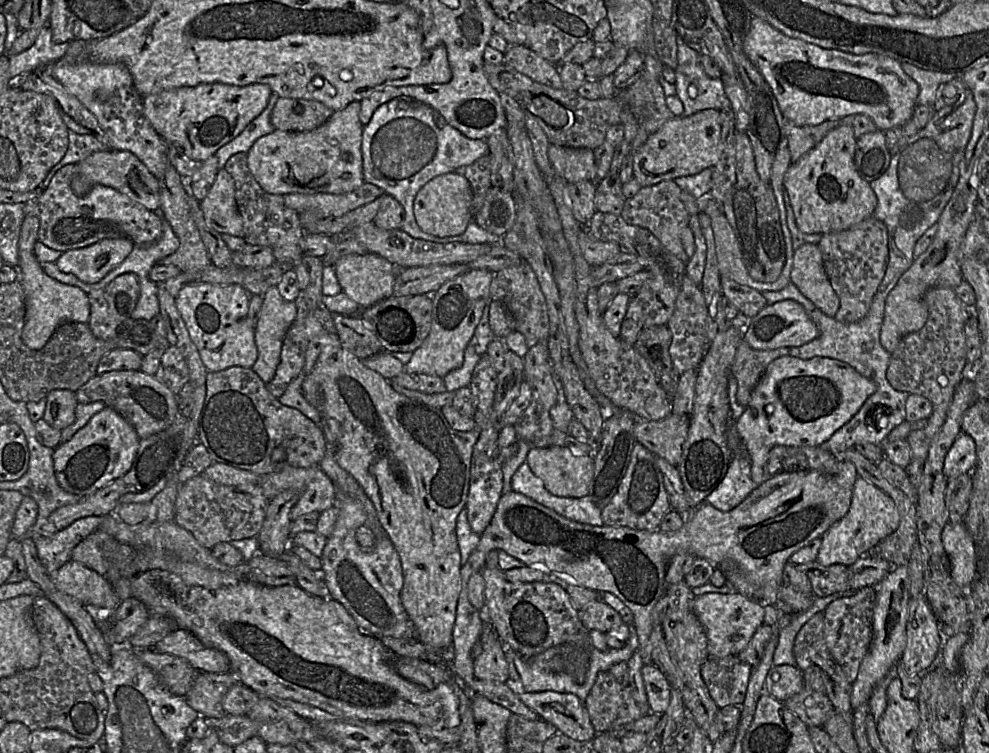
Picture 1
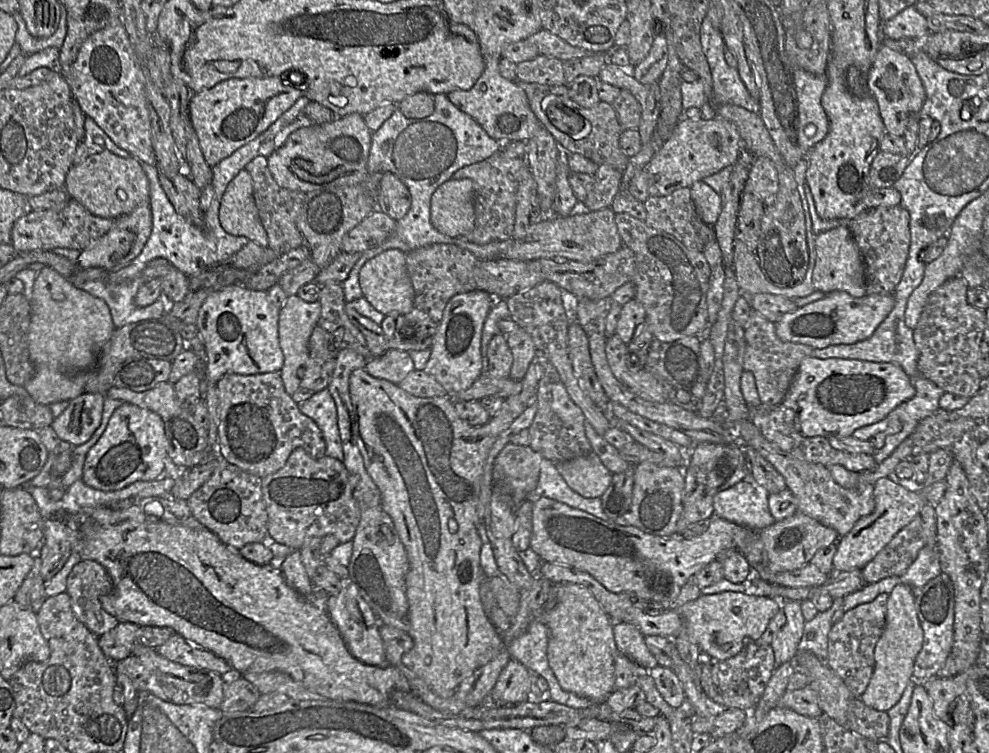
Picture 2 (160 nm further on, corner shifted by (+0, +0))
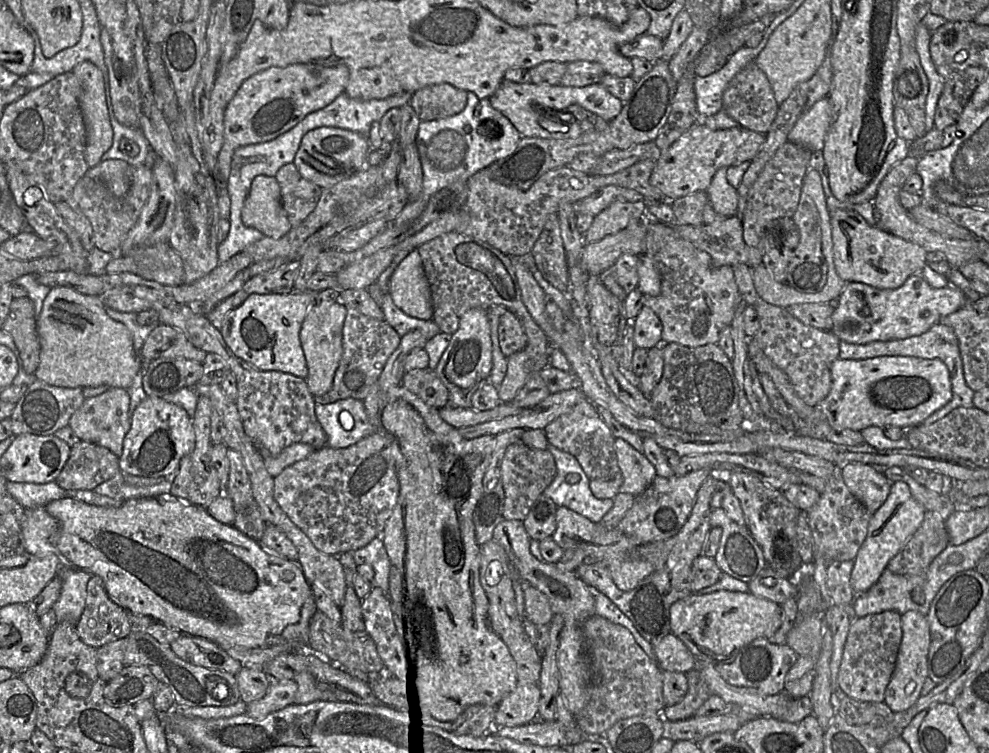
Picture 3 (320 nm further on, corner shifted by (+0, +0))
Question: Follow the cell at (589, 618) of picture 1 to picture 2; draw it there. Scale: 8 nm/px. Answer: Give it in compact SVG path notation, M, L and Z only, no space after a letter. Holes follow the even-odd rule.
M723 592L701 595L677 609L668 609L657 615L637 612L624 619L611 619L612 624L630 623L644 636L675 638L684 630L688 640L696 645L710 662L718 662L736 656L748 644L755 642L766 630L770 620L780 609L780 601L746 593Z

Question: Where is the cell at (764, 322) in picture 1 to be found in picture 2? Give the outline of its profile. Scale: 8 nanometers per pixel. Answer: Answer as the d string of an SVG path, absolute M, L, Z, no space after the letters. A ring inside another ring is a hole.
M834 291L823 299L784 314L775 322L776 334L782 341L801 343L814 349L830 345L852 344L869 338L894 305L893 293L856 298L844 291Z

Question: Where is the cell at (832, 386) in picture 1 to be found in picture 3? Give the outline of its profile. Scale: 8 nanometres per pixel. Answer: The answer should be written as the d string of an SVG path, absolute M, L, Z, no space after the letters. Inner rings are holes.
M881 356L865 360L852 360L852 359L837 359L831 365L831 390L829 394L824 398L824 400L816 405L821 413L825 416L826 420L836 430L851 429L854 431L861 432L869 426L897 426L903 430L911 429L913 427L923 424L923 421L929 417L936 410L940 409L946 405L952 398L952 386L951 386L951 377L949 370L945 363L939 359L923 359L918 357L910 356Z

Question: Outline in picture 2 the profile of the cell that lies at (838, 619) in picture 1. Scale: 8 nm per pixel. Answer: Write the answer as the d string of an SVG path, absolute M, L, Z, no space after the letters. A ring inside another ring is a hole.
M880 594L872 602L846 611L828 635L828 656L825 662L855 698L860 698L865 692L874 672L874 651L885 630L887 599L887 594Z

